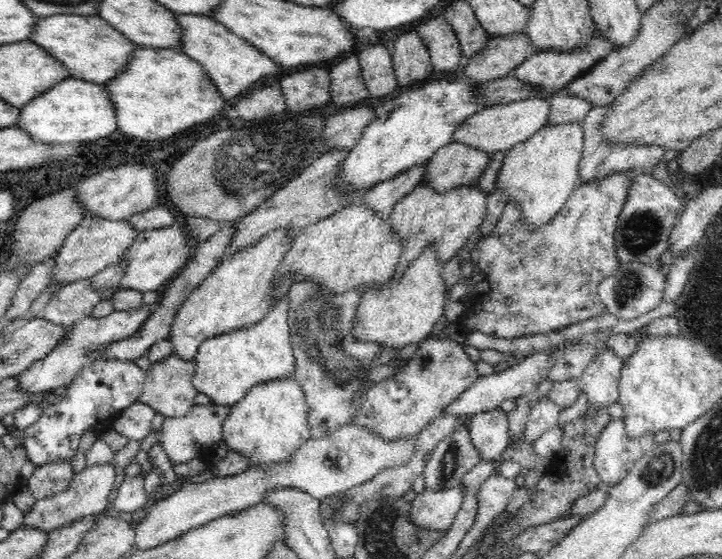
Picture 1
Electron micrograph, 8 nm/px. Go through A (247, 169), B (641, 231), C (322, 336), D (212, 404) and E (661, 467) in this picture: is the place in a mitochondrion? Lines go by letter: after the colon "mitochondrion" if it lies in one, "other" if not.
A: mitochondrion
B: mitochondrion
C: mitochondrion
D: other
E: mitochondrion

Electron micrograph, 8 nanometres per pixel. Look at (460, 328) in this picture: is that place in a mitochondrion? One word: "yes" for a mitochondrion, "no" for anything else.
no

